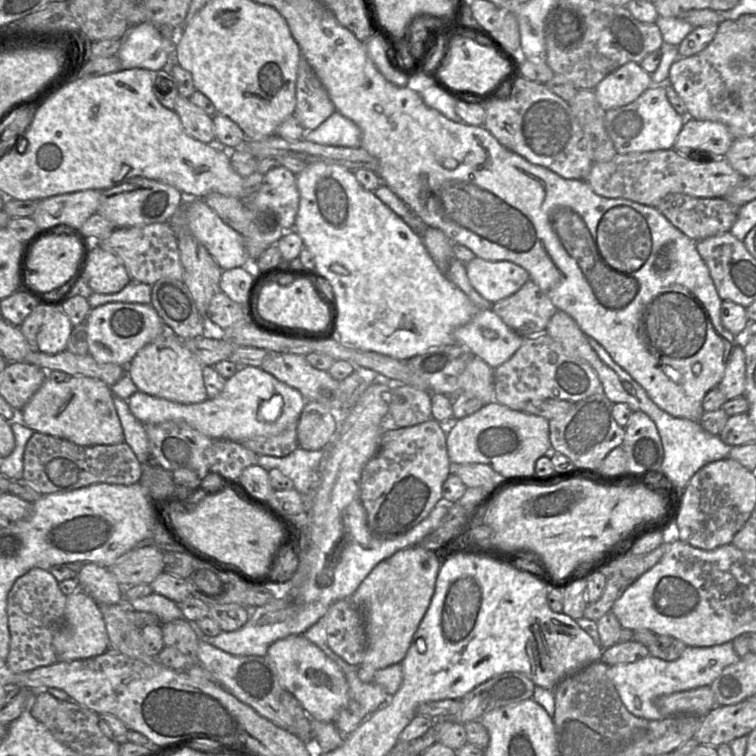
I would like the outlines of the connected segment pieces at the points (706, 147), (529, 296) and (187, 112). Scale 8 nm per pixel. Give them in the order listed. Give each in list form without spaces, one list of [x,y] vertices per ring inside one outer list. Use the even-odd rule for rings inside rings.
[[[685,118],[673,149],[695,158],[695,162],[705,162],[724,157],[734,140],[727,127],[719,122]],[[703,155],[707,155],[707,160]]]
[[[530,279],[516,293],[494,303],[492,311],[518,335],[531,337],[545,332],[558,309]]]
[[[178,95],[174,110],[179,115],[189,136],[209,145],[218,145],[216,144],[213,117],[207,115],[203,109],[194,105],[189,98]]]

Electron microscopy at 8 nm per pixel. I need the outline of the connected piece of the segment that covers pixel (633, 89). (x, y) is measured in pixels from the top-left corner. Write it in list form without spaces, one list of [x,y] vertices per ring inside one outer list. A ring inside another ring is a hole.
[[[627,62],[608,74],[594,89],[604,111],[634,102],[652,85],[651,75],[639,63]]]

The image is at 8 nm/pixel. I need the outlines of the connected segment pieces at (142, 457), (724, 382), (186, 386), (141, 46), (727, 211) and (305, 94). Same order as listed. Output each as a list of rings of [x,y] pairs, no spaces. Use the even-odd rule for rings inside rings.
[[[113,395],[113,402],[123,429],[124,442],[132,449],[140,464],[147,463],[150,448],[144,425],[130,412],[127,401]]]
[[[736,345],[726,366],[724,376],[717,388],[727,400],[744,396],[746,381],[746,359],[744,348]]]
[[[166,328],[164,334],[139,350],[131,362],[123,366],[138,391],[180,404],[197,404],[208,399],[203,380],[204,366],[182,341]]]
[[[151,23],[131,25],[117,56],[123,69],[144,68],[157,71],[171,65],[171,58],[163,48],[163,37]]]
[[[682,193],[668,194],[655,208],[678,230],[694,241],[728,232],[738,218],[738,207],[724,197],[698,198]]]
[[[300,51],[293,115],[306,131],[311,131],[335,112],[337,111],[326,89]]]

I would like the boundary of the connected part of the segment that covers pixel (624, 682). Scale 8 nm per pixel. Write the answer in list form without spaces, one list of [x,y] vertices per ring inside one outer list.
[[[733,641],[710,647],[687,646],[682,655],[674,661],[665,661],[648,655],[633,663],[620,663],[608,667],[608,675],[627,710],[636,717],[660,720],[663,716],[654,705],[654,698],[710,686],[729,665],[737,663],[741,657],[735,652]]]

